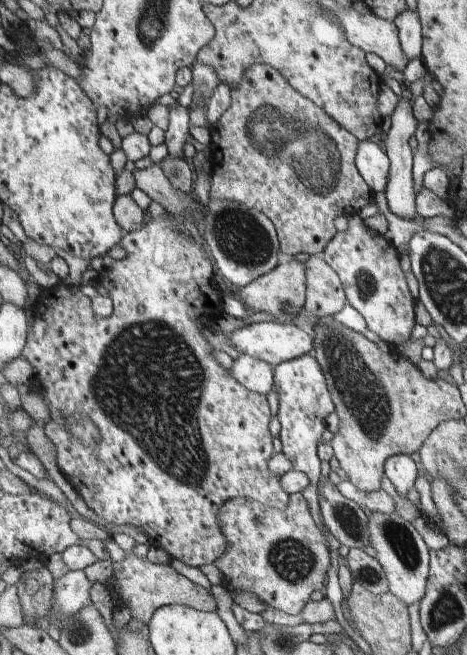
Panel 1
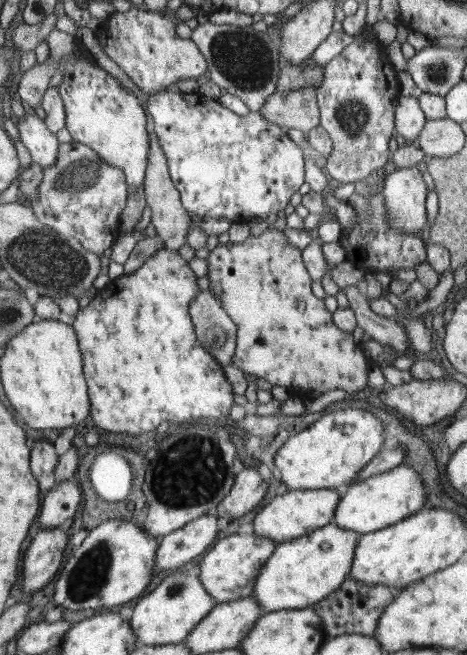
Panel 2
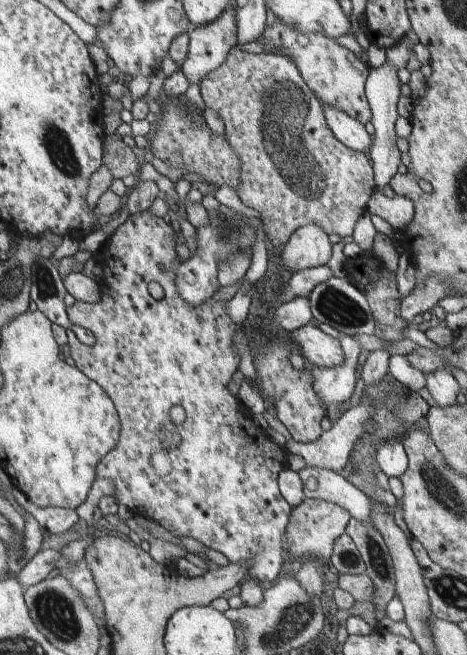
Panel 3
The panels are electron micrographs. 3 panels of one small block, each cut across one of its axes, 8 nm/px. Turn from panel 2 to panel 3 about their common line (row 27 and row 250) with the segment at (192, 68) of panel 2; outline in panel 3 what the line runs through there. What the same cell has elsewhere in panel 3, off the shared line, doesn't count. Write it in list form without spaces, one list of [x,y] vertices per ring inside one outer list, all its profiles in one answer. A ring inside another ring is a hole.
[[[150,210],[142,211],[138,214],[131,214],[126,221],[119,225],[114,233],[102,245],[102,249],[94,255],[96,264],[104,271],[100,282],[105,282],[101,288],[102,298],[100,302],[86,303],[76,301],[72,306],[67,307],[68,320],[70,324],[82,326],[86,330],[90,330],[96,338],[96,343],[93,346],[87,346],[80,342],[76,334],[71,330],[67,330],[68,347],[71,357],[74,359],[75,365],[83,371],[88,378],[99,383],[107,394],[115,403],[116,410],[119,413],[119,420],[122,423],[122,433],[120,440],[114,450],[107,454],[99,462],[96,469],[96,478],[104,478],[111,482],[112,488],[115,487],[115,499],[122,507],[126,515],[140,515],[150,517],[156,522],[159,522],[168,532],[180,538],[192,537],[199,542],[202,542],[205,547],[213,548],[226,555],[229,562],[238,564],[238,562],[248,562],[250,560],[250,568],[248,568],[248,576],[254,575],[259,584],[268,584],[275,582],[280,576],[280,568],[286,562],[284,546],[284,537],[287,532],[287,525],[290,524],[291,513],[294,508],[286,502],[286,499],[280,494],[278,486],[276,486],[276,474],[284,472],[284,464],[286,458],[282,454],[280,448],[276,448],[269,436],[264,434],[262,428],[256,428],[254,422],[250,422],[250,418],[244,418],[244,412],[240,410],[240,404],[236,400],[236,410],[234,410],[234,396],[226,390],[228,382],[232,380],[232,374],[238,368],[238,356],[234,354],[232,346],[232,336],[234,332],[244,326],[244,330],[240,330],[246,338],[248,344],[251,344],[251,325],[254,319],[249,316],[246,323],[237,324],[232,321],[228,314],[227,300],[213,299],[206,300],[200,306],[192,306],[190,302],[186,302],[180,294],[178,294],[178,286],[174,282],[174,270],[176,270],[176,250],[174,250],[174,232],[172,228],[162,220],[162,217],[155,216]],[[150,282],[158,282],[165,289],[165,296],[156,300],[148,291]]]

